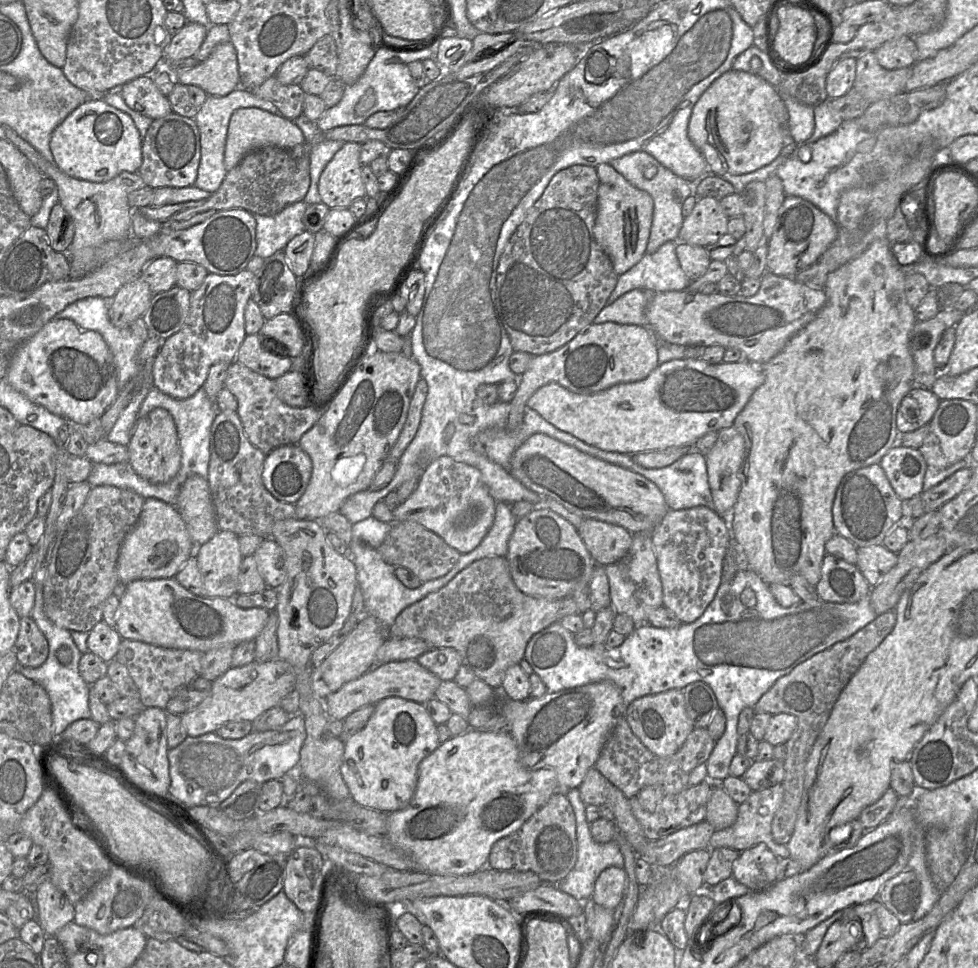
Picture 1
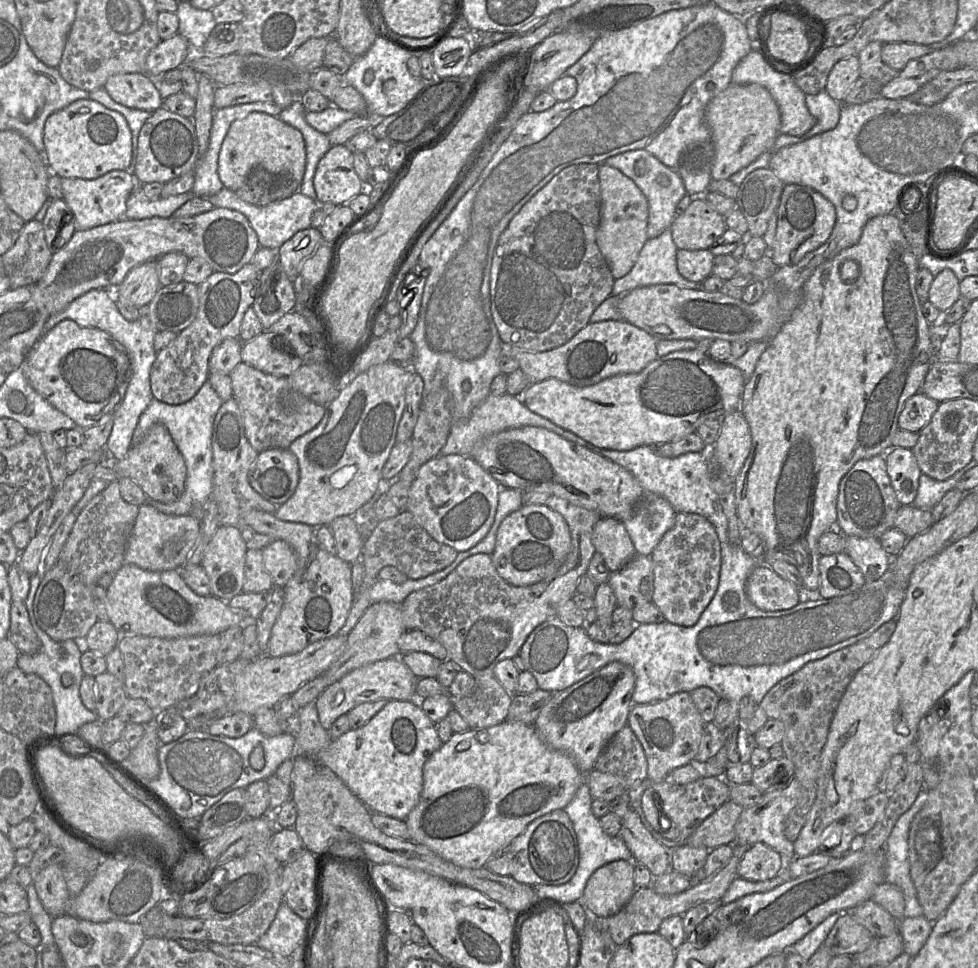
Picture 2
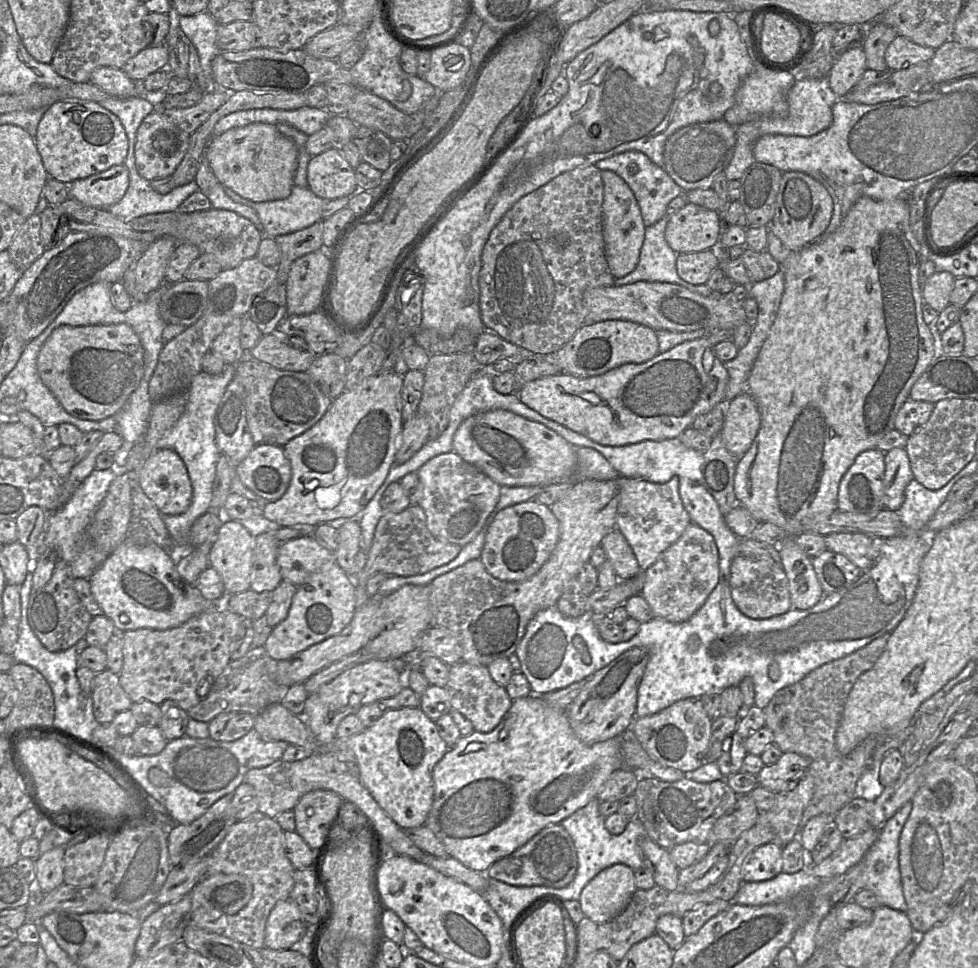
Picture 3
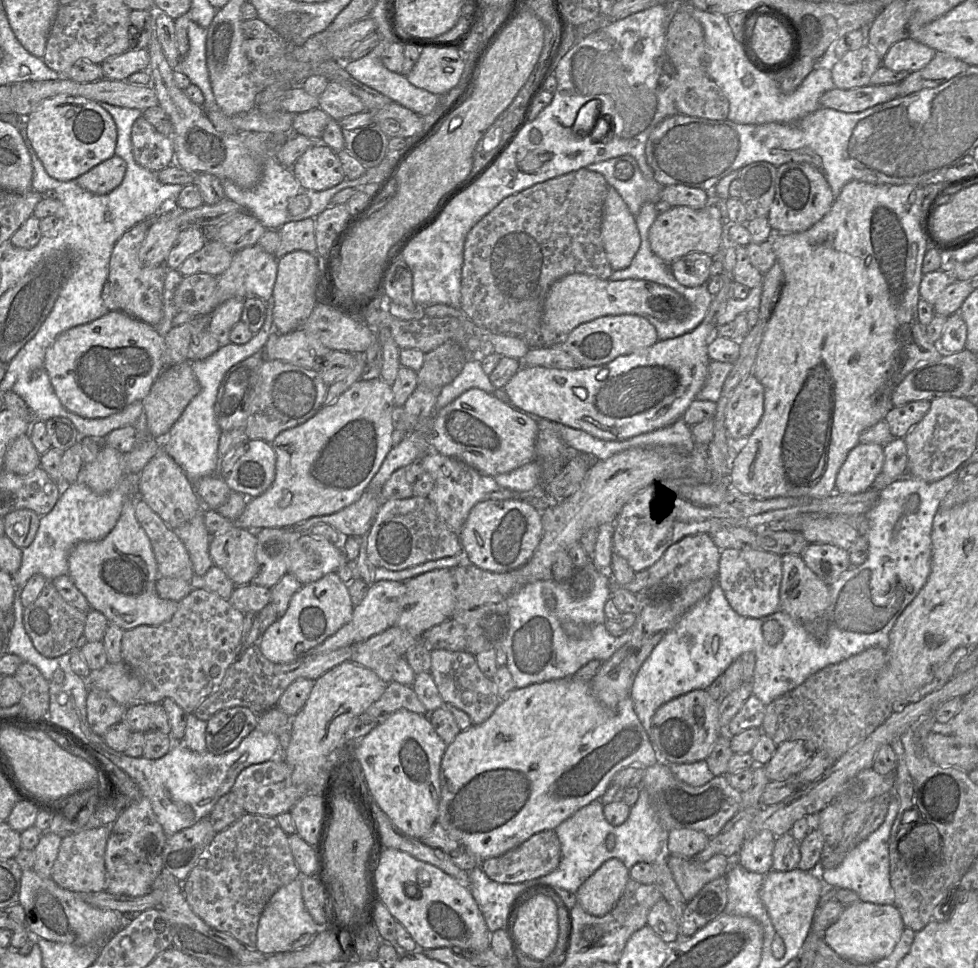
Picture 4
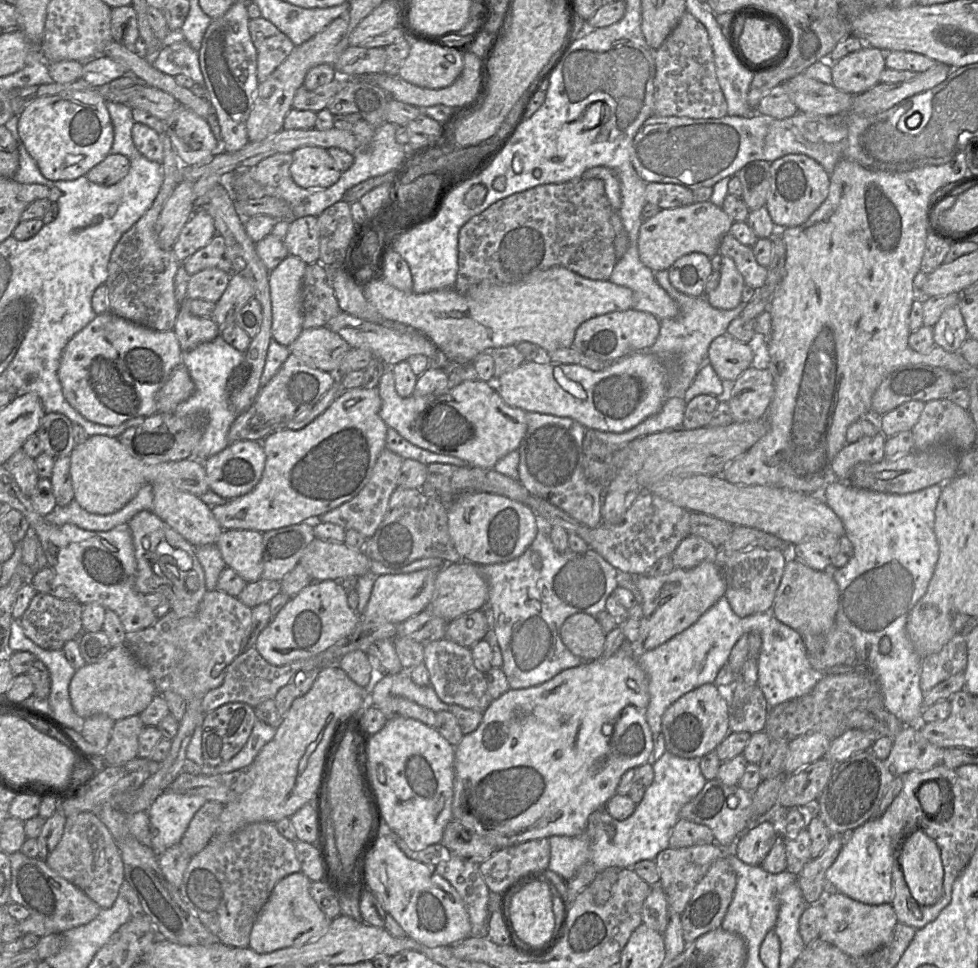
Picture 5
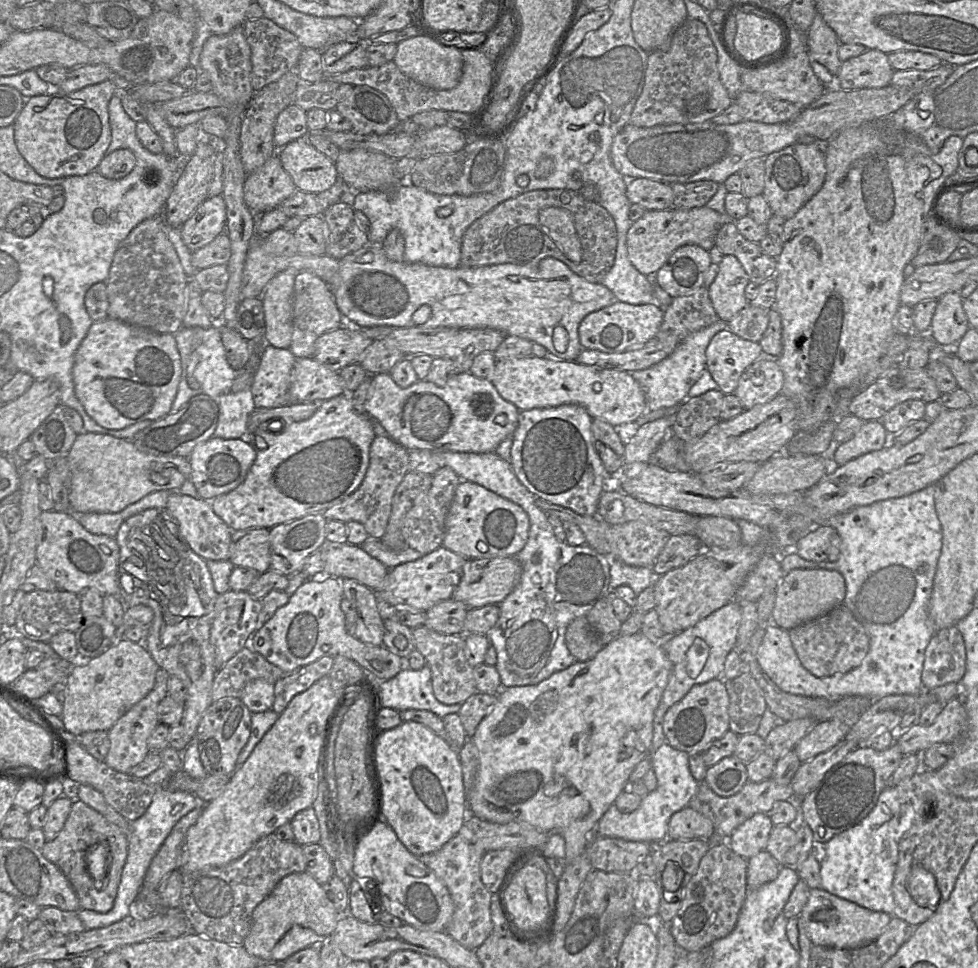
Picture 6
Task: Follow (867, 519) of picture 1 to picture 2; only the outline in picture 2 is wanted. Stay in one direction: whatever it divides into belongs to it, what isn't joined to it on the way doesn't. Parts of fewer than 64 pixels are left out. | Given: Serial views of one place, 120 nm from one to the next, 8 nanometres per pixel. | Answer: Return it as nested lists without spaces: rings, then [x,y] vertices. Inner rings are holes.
[[[885,455],[857,461],[844,475],[837,500],[837,530],[844,536],[879,539],[893,528],[901,504],[887,473]]]

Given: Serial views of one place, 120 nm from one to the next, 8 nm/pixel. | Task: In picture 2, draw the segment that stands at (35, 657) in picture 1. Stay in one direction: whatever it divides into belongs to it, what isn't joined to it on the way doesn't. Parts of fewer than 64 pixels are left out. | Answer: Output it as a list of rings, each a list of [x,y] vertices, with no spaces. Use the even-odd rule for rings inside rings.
[[[12,601],[11,603],[8,638],[20,653],[34,655],[41,650],[41,641],[30,623],[24,602]]]

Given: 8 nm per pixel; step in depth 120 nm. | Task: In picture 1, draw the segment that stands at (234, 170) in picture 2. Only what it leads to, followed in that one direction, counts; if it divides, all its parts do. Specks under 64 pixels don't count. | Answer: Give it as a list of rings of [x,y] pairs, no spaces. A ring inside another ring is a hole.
[[[239,108],[231,116],[226,146],[224,166],[226,171],[233,169],[249,152],[267,146],[290,149],[305,142],[301,129],[284,116],[276,116],[259,108]]]

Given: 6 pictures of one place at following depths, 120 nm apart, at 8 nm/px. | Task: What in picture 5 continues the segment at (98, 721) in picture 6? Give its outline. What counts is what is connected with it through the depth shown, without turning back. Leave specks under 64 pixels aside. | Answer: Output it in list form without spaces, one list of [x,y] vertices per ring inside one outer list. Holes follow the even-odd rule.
[[[125,644],[112,647],[97,663],[77,669],[69,684],[73,710],[84,719],[102,714],[118,721],[139,715],[156,695],[148,670],[134,658]]]

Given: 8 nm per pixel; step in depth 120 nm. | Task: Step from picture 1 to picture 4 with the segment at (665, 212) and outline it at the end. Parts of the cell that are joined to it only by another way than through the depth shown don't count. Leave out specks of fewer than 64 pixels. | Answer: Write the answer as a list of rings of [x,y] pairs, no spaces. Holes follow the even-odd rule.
[[[623,155],[585,167],[601,174],[608,187],[614,188],[621,196],[630,212],[636,216],[644,203],[660,201],[662,186],[655,179],[646,179],[636,160]]]

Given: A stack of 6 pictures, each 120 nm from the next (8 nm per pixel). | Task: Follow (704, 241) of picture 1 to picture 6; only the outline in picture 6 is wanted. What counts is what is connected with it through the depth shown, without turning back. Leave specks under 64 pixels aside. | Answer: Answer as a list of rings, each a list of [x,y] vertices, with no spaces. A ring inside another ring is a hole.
[[[707,206],[646,211],[641,218],[632,223],[627,232],[628,259],[640,273],[653,278],[670,255],[680,246],[695,244],[709,252],[715,245],[715,237],[719,228],[732,221],[734,219],[727,213],[721,214]]]

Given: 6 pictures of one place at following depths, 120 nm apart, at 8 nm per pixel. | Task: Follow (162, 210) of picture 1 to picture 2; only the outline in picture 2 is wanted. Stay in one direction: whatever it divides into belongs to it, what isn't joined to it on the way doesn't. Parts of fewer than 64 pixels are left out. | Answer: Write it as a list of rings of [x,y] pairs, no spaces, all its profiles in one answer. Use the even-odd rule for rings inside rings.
[[[255,167],[235,194],[241,200],[256,206],[266,206],[286,199],[299,191],[301,183]]]

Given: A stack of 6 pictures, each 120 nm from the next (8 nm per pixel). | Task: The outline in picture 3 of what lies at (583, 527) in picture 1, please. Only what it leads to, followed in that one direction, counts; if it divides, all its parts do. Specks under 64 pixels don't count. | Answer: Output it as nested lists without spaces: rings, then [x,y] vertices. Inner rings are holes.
[[[617,528],[602,538],[600,546],[605,551],[618,579],[630,579],[640,573],[641,568],[633,549]]]

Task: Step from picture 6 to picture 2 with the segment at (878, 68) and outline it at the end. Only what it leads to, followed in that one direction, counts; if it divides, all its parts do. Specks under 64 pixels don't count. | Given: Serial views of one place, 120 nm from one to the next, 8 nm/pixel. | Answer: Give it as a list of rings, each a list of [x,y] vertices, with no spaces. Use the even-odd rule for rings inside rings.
[[[858,55],[839,60],[831,69],[825,91],[836,101],[842,103],[848,90],[860,76]]]

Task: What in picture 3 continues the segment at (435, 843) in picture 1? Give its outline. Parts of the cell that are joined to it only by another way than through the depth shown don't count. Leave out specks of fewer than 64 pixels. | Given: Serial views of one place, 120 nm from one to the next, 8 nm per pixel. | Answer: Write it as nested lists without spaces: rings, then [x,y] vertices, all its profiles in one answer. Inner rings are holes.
[[[530,694],[526,697],[514,699],[509,710],[493,730],[489,732],[474,730],[469,735],[460,736],[455,745],[448,748],[443,757],[435,764],[432,771],[434,782],[433,803],[424,825],[427,826],[443,843],[450,857],[455,858],[474,871],[486,873],[488,868],[494,862],[511,854],[524,845],[541,829],[550,824],[560,823],[577,809],[585,806],[595,797],[597,798],[597,793],[609,778],[610,774],[624,768],[624,756],[621,745],[621,734],[596,743],[585,743],[581,741],[570,726],[566,709],[560,709],[549,705],[539,695]]]

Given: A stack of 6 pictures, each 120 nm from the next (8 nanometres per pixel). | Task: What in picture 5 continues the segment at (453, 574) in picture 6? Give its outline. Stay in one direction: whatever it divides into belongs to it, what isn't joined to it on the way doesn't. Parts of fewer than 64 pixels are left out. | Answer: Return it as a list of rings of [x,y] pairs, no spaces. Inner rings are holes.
[[[427,568],[406,574],[376,576],[370,599],[361,615],[362,622],[401,624],[424,611],[432,600],[439,570]]]

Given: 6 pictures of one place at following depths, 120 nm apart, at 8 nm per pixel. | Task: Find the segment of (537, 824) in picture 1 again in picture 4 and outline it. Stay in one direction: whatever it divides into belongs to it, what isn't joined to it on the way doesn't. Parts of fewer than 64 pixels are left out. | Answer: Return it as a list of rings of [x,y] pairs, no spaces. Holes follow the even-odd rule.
[[[554,830],[534,834],[521,845],[481,862],[481,869],[493,881],[503,884],[529,883],[555,870],[560,862],[561,845]]]

